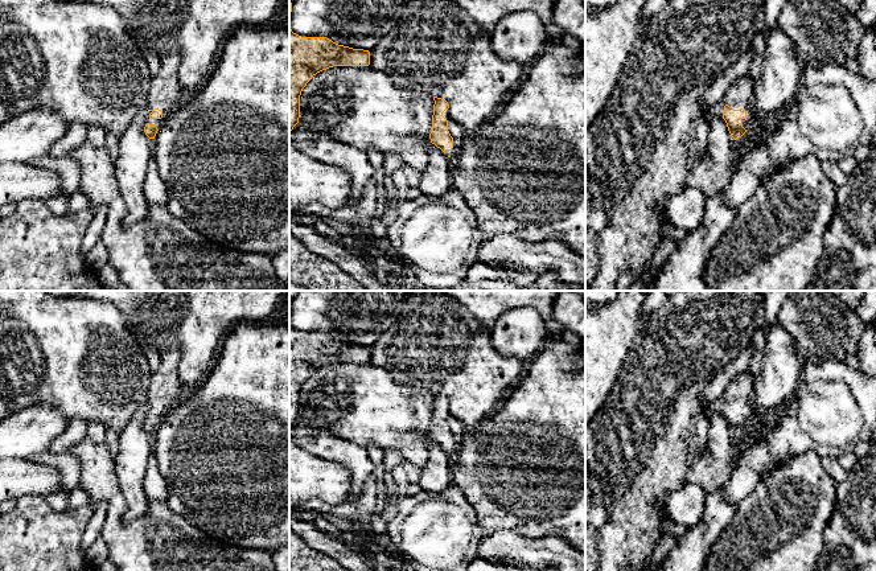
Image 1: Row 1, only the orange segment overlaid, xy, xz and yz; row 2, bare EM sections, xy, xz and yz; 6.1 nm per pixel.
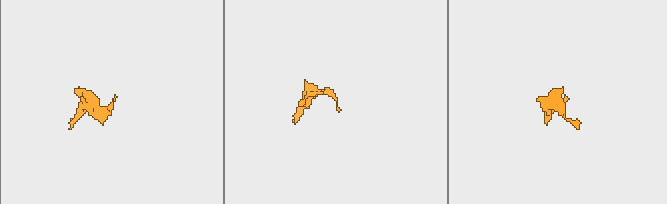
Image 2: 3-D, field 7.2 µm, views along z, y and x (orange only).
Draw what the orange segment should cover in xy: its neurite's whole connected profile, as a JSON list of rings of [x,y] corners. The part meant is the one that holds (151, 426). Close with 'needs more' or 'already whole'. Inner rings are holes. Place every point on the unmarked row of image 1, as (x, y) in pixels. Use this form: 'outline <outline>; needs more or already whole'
outline [[[166,348],[160,357],[160,366],[152,374],[148,387],[148,414],[144,428],[149,435],[155,435],[170,410],[185,398],[185,389],[178,377],[180,349]]]; needs more

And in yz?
outline [[[749,369],[736,374],[724,393],[713,402],[706,403],[704,414],[711,419],[715,414],[723,414],[731,432],[736,436],[753,422],[754,381]]]; needs more

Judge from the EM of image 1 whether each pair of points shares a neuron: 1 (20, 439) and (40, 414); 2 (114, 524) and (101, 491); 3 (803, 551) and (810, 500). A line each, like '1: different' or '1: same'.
1: same
2: same
3: same

